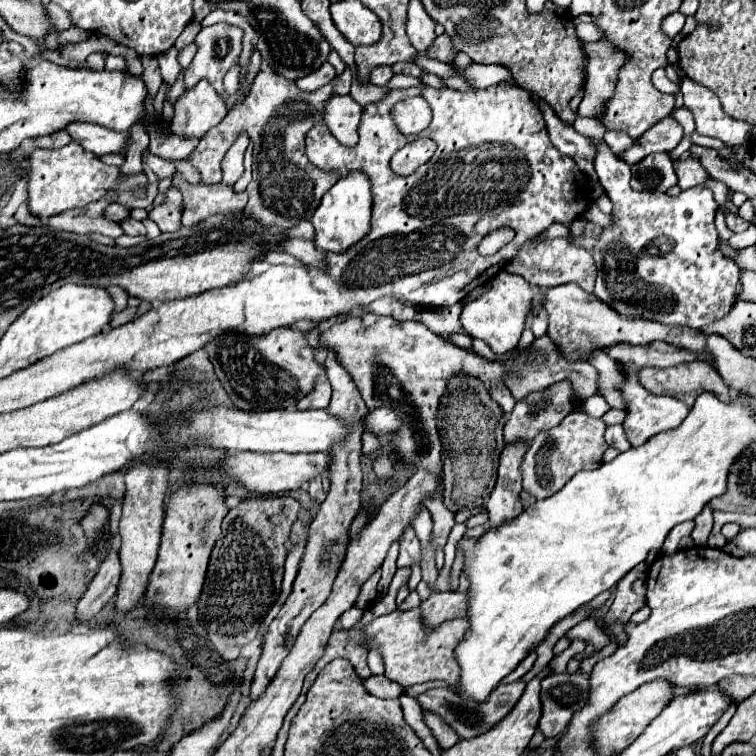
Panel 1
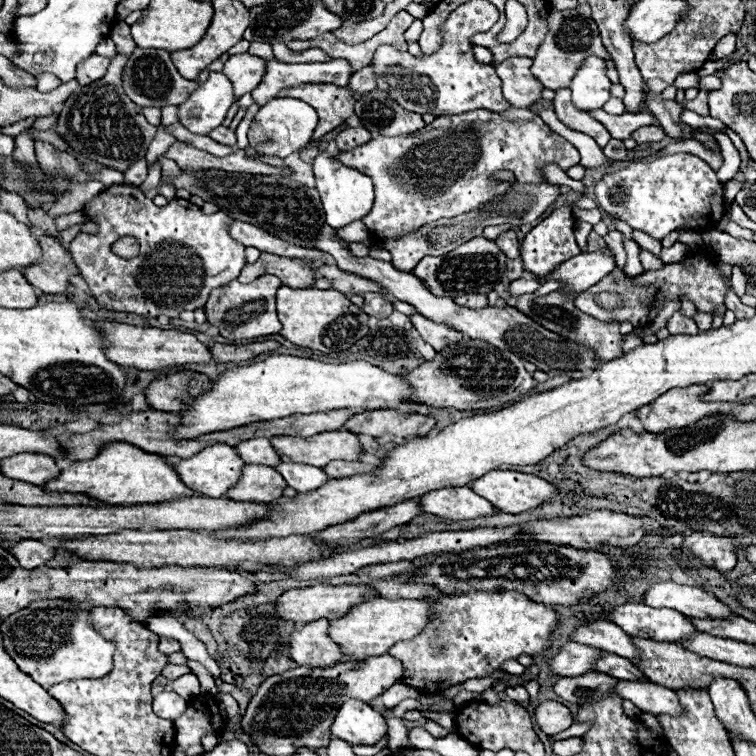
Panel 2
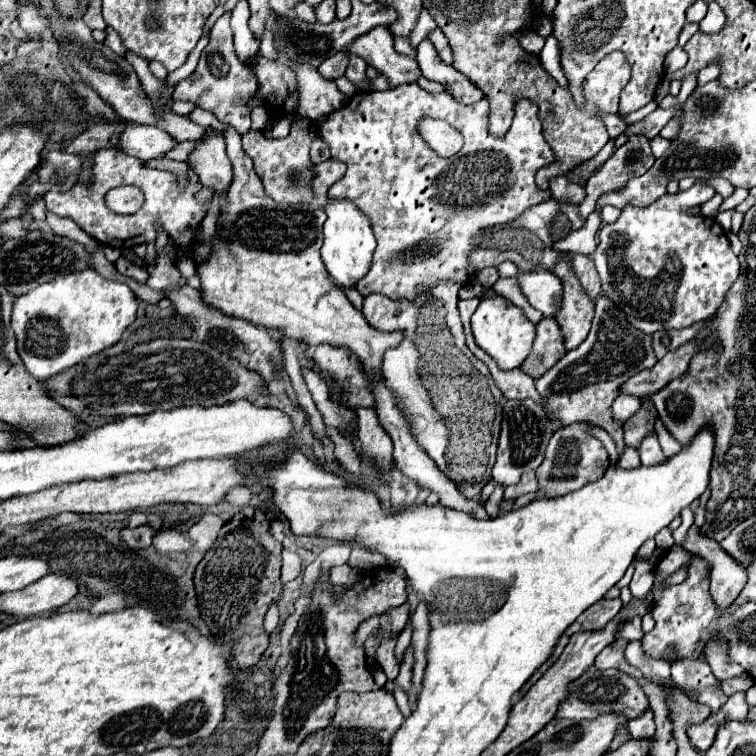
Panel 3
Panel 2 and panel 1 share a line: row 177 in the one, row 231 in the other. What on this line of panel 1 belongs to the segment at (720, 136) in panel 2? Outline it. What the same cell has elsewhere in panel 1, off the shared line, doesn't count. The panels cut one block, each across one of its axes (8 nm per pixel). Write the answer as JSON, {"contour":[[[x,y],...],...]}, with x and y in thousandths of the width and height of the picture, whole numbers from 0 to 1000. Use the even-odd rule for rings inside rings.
{"contour":[[[951,275],[948,278],[944,295],[946,295],[948,307],[951,310],[951,313],[955,317],[960,317],[962,319],[971,310],[971,307],[967,306],[962,300],[960,292],[959,292],[959,283],[958,283],[958,280],[956,280],[956,278],[954,275]]]}

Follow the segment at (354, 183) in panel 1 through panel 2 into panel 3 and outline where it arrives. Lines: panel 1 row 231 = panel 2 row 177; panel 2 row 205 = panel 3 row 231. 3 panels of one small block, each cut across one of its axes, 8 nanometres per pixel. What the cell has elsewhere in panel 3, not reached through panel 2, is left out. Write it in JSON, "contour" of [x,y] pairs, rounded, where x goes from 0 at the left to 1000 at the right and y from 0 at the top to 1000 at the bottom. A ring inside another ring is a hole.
{"contour":[[[437,262],[429,272],[431,294],[429,294],[429,323],[426,323],[426,344],[434,357],[434,362],[450,376],[450,378],[468,378],[476,365],[487,360],[487,349],[492,344],[492,333],[497,328],[497,315],[492,307],[492,296],[487,294],[487,286],[463,265],[444,265]]]}

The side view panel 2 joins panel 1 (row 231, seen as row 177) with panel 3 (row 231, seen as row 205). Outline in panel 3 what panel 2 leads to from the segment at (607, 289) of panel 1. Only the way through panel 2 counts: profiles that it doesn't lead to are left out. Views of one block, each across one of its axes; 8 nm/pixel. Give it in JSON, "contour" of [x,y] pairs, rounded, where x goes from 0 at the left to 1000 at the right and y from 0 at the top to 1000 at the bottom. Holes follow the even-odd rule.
{"contour":[[[921,238],[915,249],[894,257],[878,257],[860,272],[825,272],[817,291],[796,299],[791,307],[786,349],[796,370],[796,392],[810,397],[828,415],[831,426],[852,442],[862,442],[876,434],[907,434],[944,418],[979,365],[976,339],[968,333],[955,299],[944,288],[910,283],[913,275],[937,267],[942,259],[944,251],[929,238]]]}

